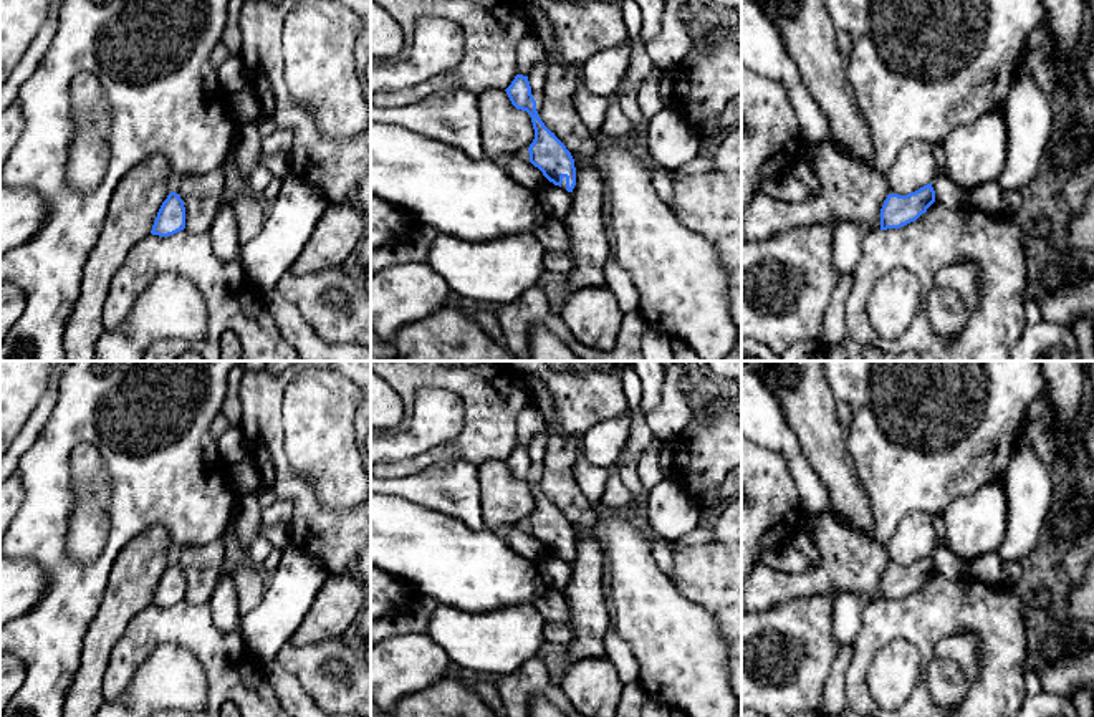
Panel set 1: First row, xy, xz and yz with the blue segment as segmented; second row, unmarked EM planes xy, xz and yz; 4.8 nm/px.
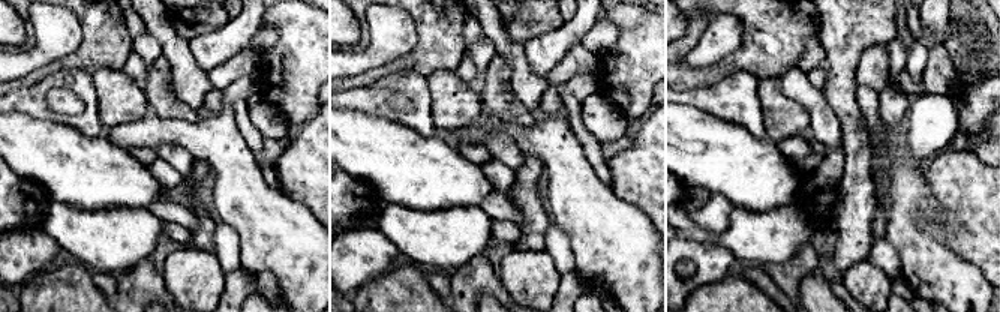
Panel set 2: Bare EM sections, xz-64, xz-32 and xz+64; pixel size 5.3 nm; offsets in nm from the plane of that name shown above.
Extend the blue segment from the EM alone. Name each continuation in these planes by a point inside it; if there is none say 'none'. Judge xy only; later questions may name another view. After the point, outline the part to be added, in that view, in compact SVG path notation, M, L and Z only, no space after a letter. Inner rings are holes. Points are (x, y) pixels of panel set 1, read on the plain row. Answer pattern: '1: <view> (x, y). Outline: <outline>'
none

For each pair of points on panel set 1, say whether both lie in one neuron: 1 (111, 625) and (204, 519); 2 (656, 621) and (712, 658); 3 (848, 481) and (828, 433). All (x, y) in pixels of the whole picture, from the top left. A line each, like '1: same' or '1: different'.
1: different
2: same
3: same

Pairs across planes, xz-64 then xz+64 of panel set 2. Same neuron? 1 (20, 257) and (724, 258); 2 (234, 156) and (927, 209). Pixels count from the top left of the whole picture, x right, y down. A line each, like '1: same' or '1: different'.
1: same
2: same

